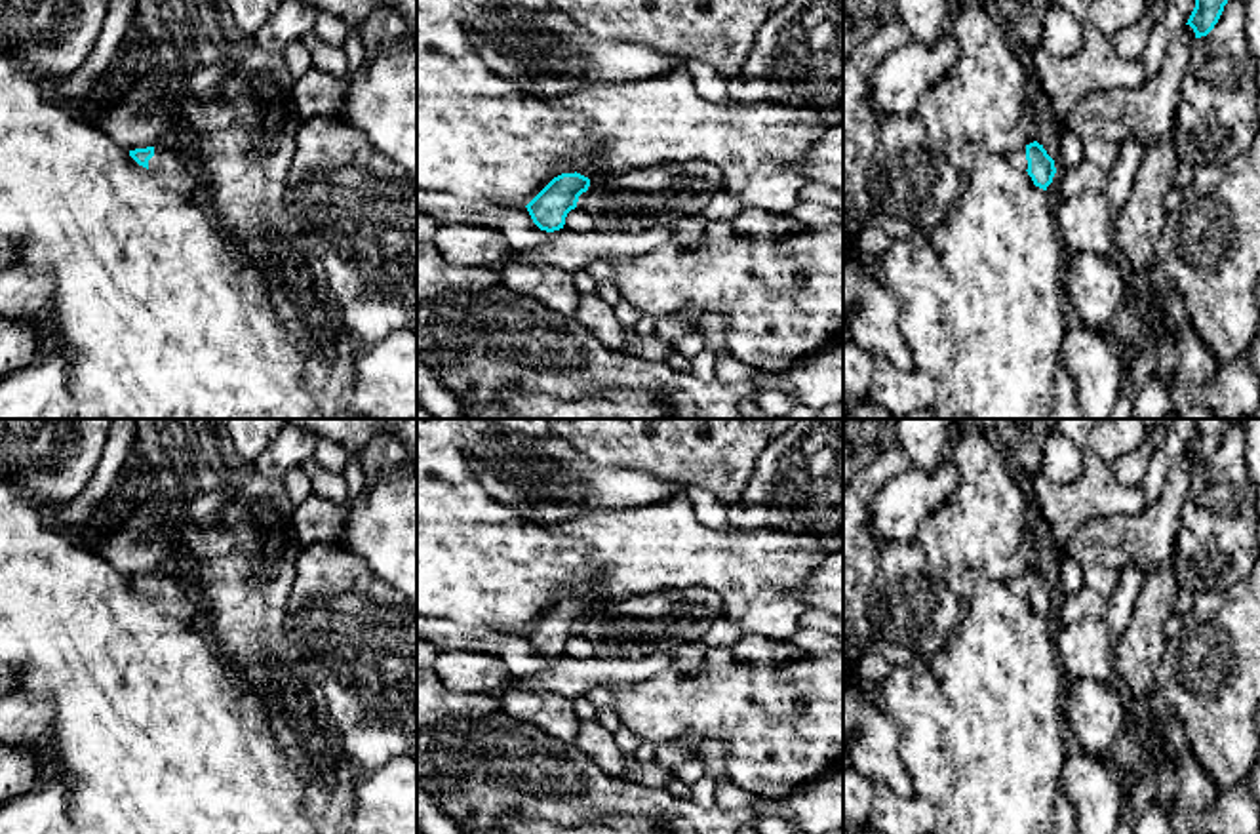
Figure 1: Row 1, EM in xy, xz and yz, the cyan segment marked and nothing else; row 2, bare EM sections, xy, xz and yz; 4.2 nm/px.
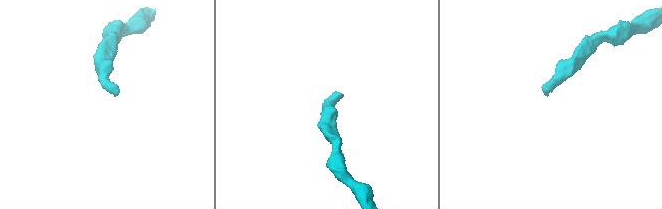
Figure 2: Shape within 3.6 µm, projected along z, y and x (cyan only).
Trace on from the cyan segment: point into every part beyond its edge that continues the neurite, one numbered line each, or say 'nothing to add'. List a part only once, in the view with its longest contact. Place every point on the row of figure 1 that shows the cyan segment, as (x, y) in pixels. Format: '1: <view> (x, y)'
1: yz (1017, 158)

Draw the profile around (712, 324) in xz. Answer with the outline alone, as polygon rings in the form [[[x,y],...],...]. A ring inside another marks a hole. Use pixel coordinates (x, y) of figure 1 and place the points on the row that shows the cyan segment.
[[[702,312],[699,326],[704,337],[704,348],[689,360],[689,373],[700,381],[710,383],[716,381],[718,352],[727,348],[725,335],[729,324],[719,312]]]

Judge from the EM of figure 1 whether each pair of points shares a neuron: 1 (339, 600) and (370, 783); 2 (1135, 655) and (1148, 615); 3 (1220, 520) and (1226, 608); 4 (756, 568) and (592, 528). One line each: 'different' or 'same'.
1: different
2: same
3: different
4: same

